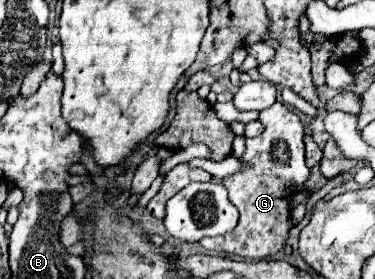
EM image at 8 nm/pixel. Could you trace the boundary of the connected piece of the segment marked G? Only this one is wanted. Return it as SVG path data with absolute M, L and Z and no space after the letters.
M276 102L268 110L262 110L258 120L264 126L264 132L256 138L246 138L246 152L242 156L252 164L252 170L242 170L224 178L228 198L240 212L238 226L224 236L200 240L206 250L236 254L246 260L262 260L266 256L276 256L282 250L292 228L288 206L290 190L284 182L304 184L310 174L304 162L304 124L300 118L284 102Z

